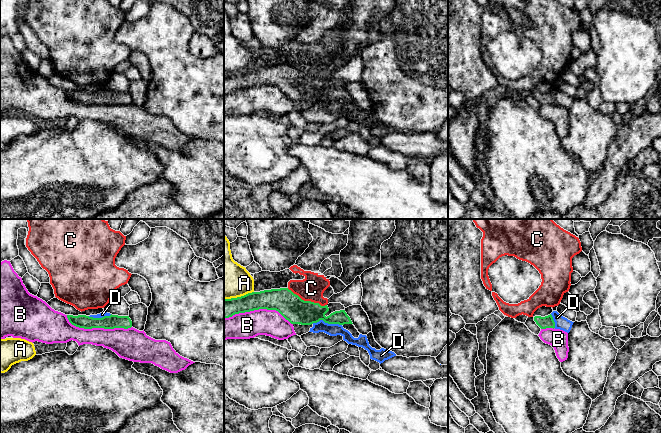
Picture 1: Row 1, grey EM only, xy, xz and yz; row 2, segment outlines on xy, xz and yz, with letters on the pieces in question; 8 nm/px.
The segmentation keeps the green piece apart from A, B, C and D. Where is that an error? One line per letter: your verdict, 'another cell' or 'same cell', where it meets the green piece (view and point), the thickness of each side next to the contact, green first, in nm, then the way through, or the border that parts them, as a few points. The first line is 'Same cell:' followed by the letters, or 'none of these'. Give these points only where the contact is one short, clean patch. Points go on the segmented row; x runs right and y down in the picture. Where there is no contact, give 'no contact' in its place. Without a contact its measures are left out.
Same cell: D
A: another cell; meets green in xz at (238, 297); 160 nm thick on the green side, 320 nm on the other
B: another cell; meets green in xy at (97, 327); 110 nm thick on the green side, 220 nm on the other
C: another cell; meets green in xz at (307, 301); 200 nm thick on the green side, 200 nm on the other
D: same cell; meets green in xz at (327, 322); 200 nm thick on the green side, 100 nm on the other; runs through xz (298, 311), (313, 313), (327, 322), (331, 329)

